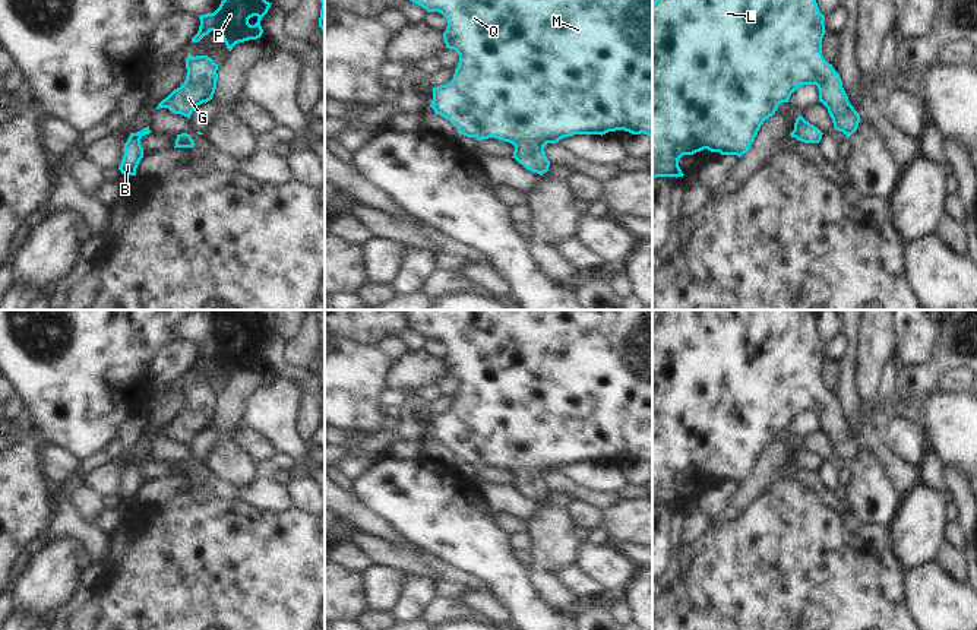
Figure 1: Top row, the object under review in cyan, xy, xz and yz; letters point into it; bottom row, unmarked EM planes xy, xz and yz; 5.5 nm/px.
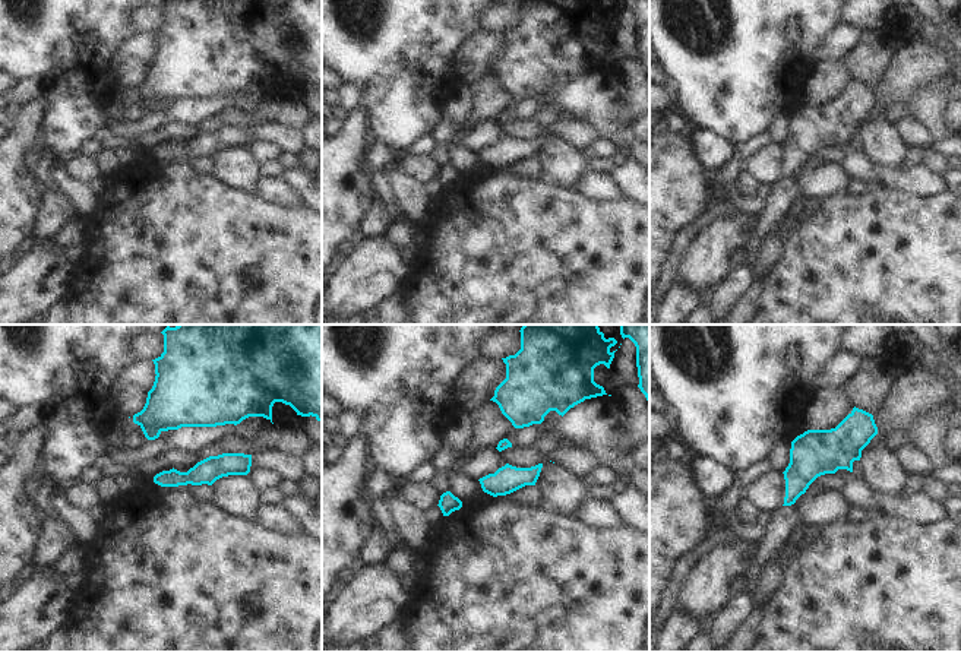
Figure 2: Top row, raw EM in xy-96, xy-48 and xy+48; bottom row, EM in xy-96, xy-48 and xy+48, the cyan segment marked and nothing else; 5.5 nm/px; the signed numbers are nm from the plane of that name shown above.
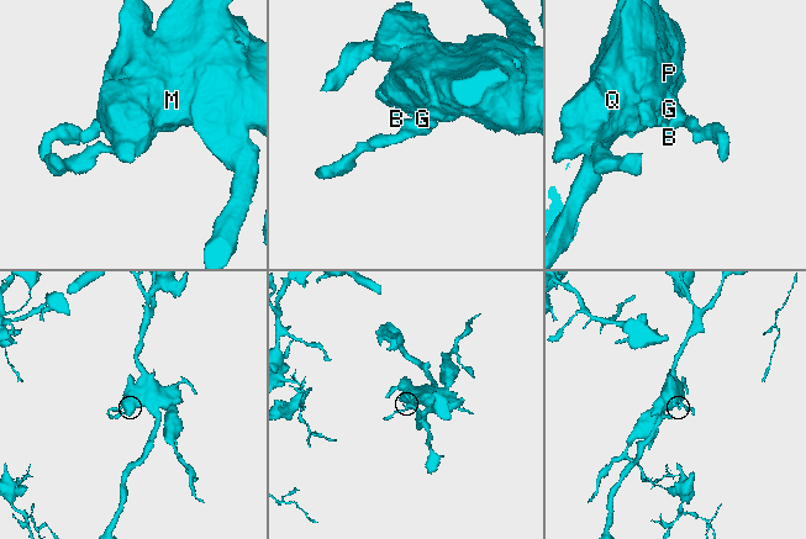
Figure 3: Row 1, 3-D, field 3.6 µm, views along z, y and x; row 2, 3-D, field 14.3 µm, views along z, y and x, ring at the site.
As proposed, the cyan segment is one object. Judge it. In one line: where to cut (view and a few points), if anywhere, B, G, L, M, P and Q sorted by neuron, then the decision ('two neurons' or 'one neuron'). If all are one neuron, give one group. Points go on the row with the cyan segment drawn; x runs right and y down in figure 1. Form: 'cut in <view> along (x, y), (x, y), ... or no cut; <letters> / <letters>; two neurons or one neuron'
no cut; B G L M P Q; one neuron

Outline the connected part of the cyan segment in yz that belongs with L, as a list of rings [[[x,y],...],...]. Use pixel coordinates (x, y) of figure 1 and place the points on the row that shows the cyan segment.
[[[654,0],[652,1],[652,180],[657,177],[683,177],[679,159],[703,149],[721,155],[746,153],[755,140],[761,126],[772,117],[780,104],[788,102],[791,94],[803,85],[816,85],[819,102],[832,118],[834,129],[850,137],[859,127],[860,115],[850,104],[840,75],[822,56],[822,38],[825,35],[825,16],[819,12],[816,0]]]

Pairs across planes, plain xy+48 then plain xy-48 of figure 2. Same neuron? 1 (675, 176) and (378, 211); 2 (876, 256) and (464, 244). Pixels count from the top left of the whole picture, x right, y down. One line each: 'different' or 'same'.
1: different
2: same

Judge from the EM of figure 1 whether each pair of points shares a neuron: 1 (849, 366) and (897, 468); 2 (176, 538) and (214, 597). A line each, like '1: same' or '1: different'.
1: same
2: same

